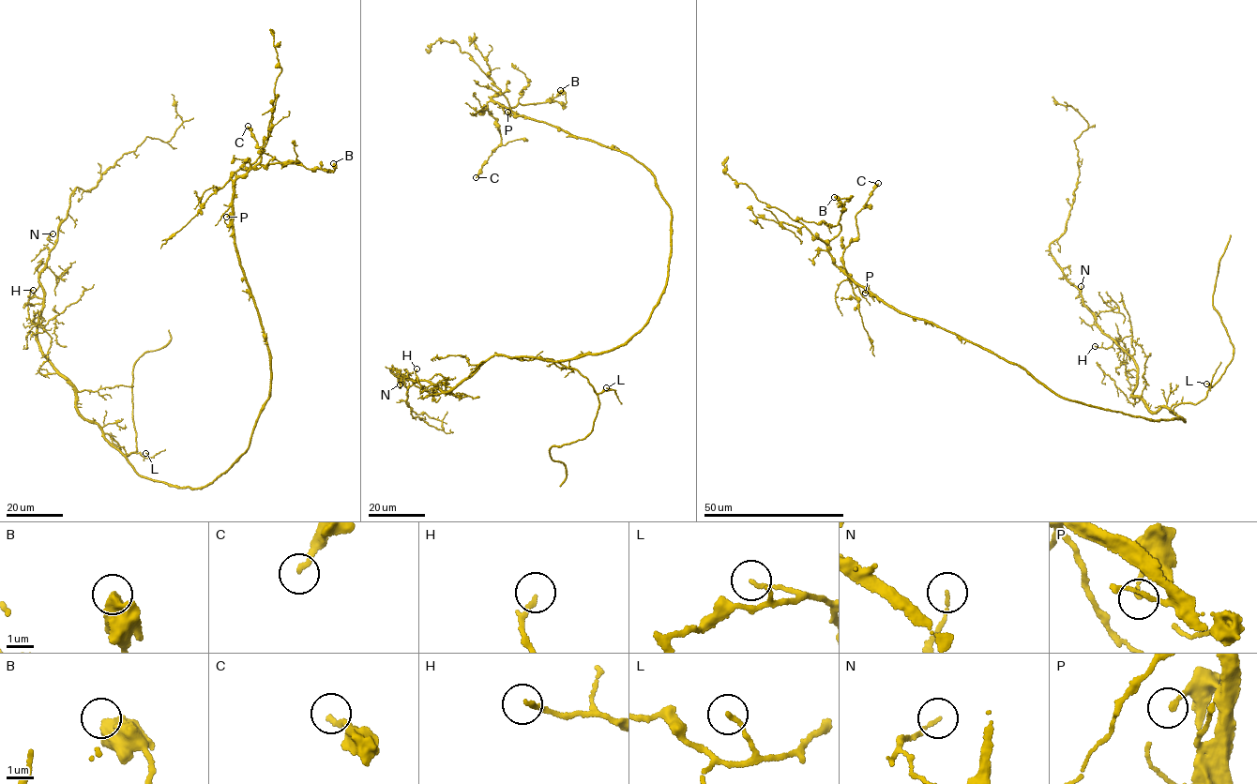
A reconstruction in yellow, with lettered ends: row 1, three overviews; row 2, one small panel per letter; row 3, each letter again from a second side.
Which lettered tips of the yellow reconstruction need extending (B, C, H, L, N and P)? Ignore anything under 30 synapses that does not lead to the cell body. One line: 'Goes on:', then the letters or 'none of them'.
Goes on: none of them

